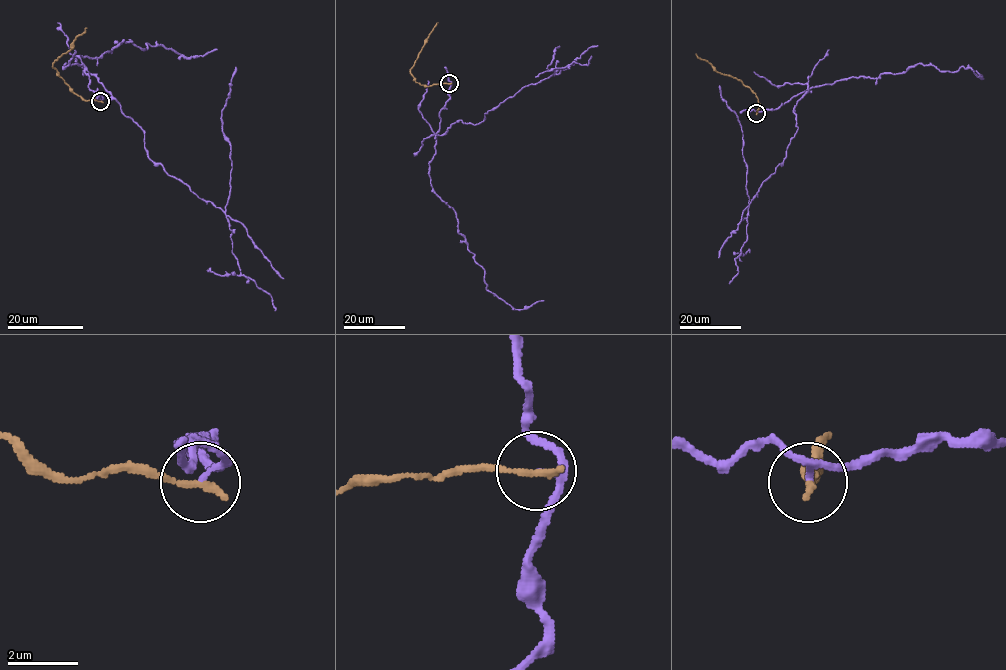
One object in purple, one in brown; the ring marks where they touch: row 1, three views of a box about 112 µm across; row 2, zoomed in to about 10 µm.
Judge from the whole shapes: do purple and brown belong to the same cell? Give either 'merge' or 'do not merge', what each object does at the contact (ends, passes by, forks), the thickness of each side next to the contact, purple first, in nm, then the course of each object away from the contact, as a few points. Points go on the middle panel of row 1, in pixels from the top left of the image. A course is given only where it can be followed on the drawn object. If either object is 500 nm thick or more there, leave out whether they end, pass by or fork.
do not merge; purple passes by; brown ends; calibres 130 and 240 nm; course purple (449, 84), (437, 135), (460, 120), (482, 122), (484, 114), (523, 87), (555, 74), (547, 67), (559, 46); course brown (449, 84), (426, 86), (417, 83), (410, 72), (438, 22)

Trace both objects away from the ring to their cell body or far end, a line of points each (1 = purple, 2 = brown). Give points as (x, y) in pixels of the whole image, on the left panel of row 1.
1: (100, 101), (88, 87), (85, 70), (144, 132), (148, 156), (225, 212), (231, 165), (221, 111), (236, 67)
2: (100, 101), (84, 100), (52, 67), (86, 27)

